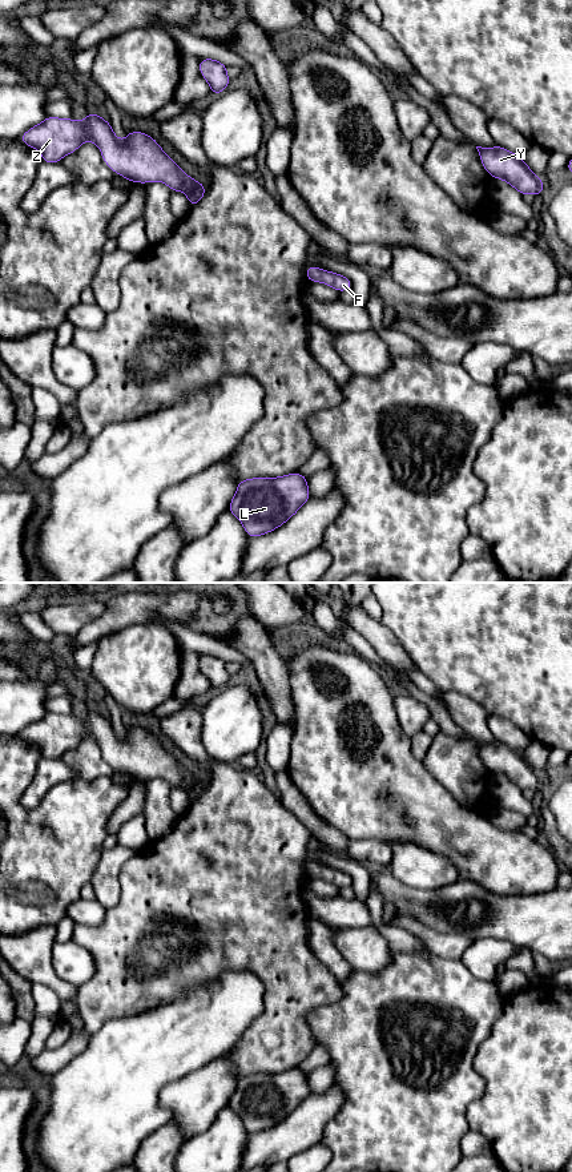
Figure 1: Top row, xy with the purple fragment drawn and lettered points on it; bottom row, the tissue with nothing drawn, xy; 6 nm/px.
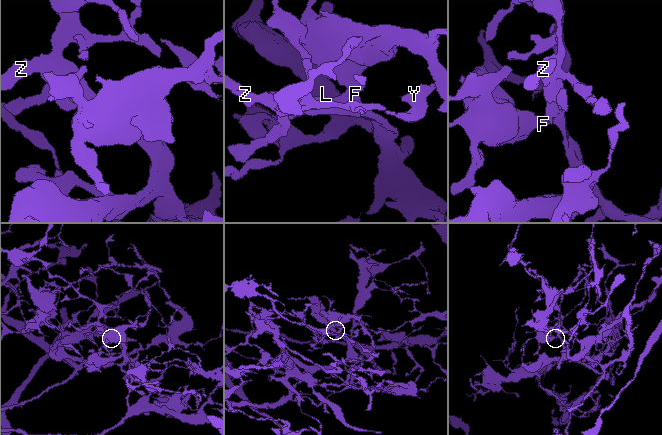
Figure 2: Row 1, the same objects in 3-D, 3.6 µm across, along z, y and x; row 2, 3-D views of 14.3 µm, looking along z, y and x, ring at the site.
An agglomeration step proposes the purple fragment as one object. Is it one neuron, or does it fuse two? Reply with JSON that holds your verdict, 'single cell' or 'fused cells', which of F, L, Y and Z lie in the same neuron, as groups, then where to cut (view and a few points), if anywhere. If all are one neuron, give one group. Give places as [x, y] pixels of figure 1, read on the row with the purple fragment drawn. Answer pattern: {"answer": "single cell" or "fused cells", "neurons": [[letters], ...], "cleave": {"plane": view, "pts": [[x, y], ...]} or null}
{"answer": "single cell", "neurons": [["F", "L", "Y", "Z"]], "cleave": null}

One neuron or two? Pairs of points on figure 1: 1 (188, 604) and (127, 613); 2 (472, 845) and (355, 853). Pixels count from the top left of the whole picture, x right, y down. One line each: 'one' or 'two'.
1: one
2: two

